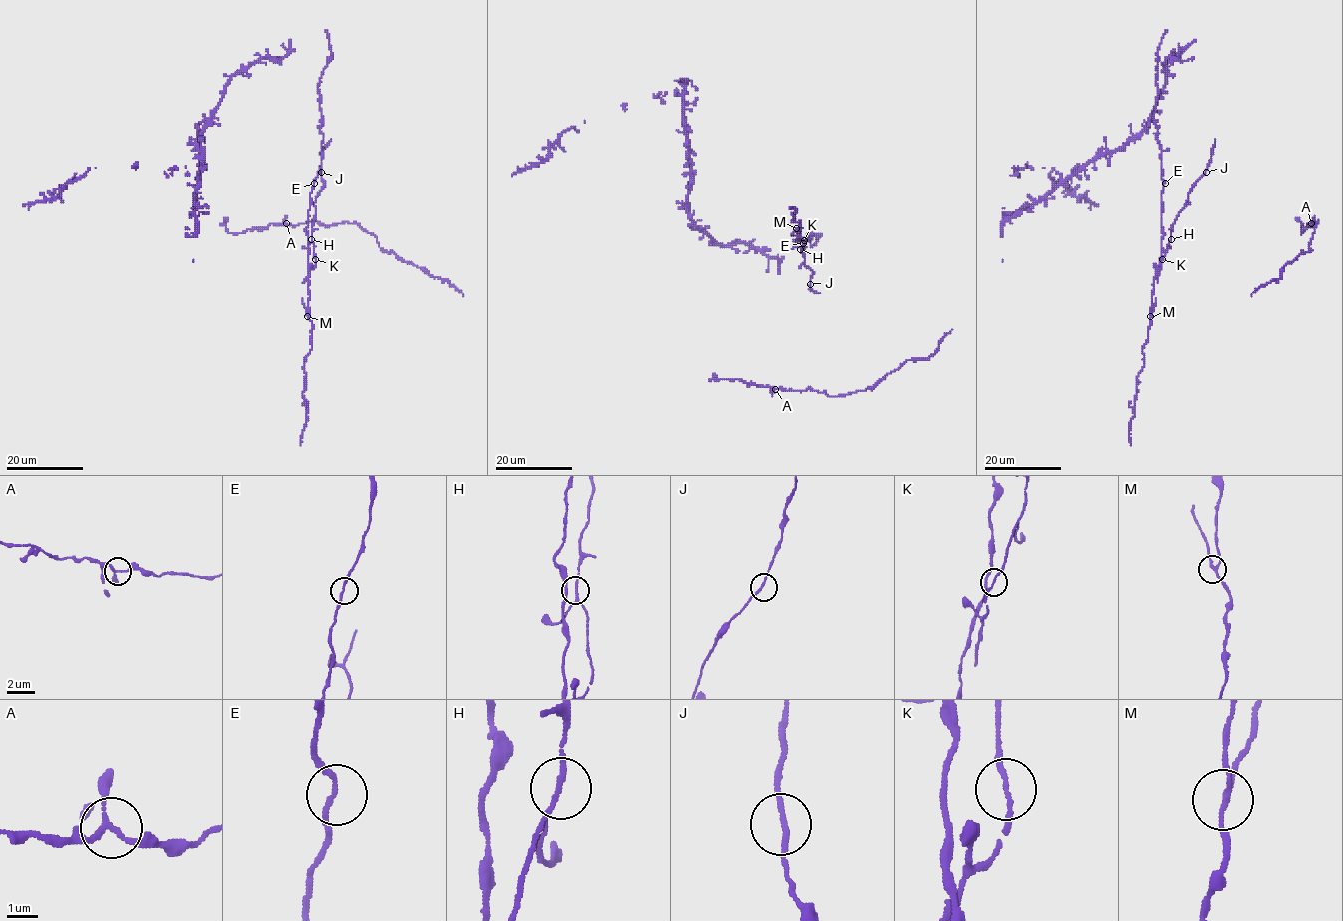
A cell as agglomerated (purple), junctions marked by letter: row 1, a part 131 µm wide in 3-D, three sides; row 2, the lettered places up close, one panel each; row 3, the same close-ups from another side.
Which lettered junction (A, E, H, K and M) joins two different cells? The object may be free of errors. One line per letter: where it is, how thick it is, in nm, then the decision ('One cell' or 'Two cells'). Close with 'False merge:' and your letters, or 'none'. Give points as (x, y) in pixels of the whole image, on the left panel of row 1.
A: Place: (286, 223). Thickness 150 nm. One cell
E: Place: (314, 183). Thickness 160 nm. One cell
H: Place: (311, 239). Thickness 130 nm. One cell
K: Place: (315, 259). Thickness 130 nm. One cell
M: Place: (307, 316). Thickness 160 nm. One cell
False merge: none

